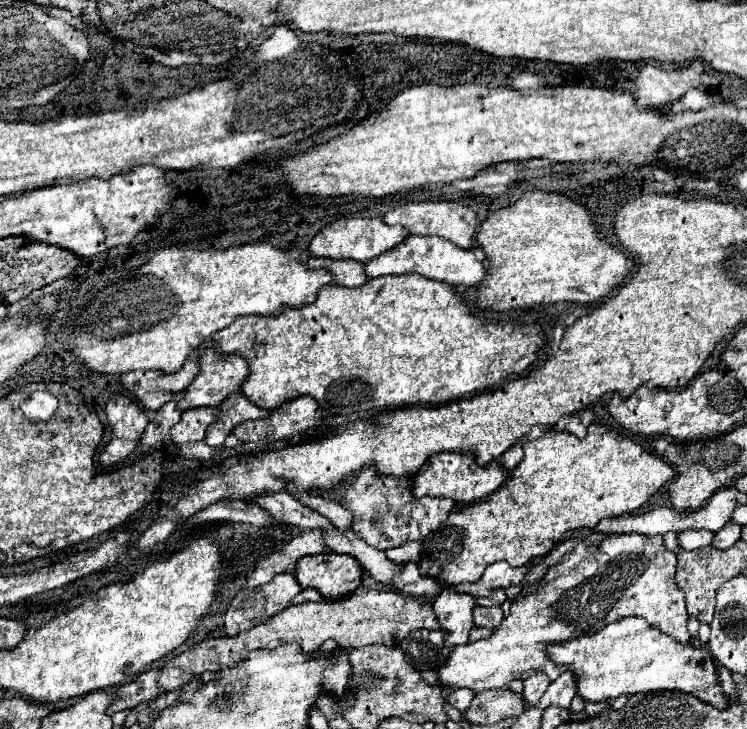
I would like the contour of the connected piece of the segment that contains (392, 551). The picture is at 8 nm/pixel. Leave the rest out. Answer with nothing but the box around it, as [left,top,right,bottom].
[386,542,420,562]

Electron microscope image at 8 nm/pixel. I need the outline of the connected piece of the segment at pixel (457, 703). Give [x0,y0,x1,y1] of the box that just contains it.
[448,688,474,712]

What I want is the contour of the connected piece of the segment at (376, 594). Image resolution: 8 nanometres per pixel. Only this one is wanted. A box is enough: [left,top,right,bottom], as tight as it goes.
[160,590,440,690]

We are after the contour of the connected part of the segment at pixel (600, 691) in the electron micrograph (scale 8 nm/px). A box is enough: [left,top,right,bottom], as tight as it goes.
[546,618,728,708]

